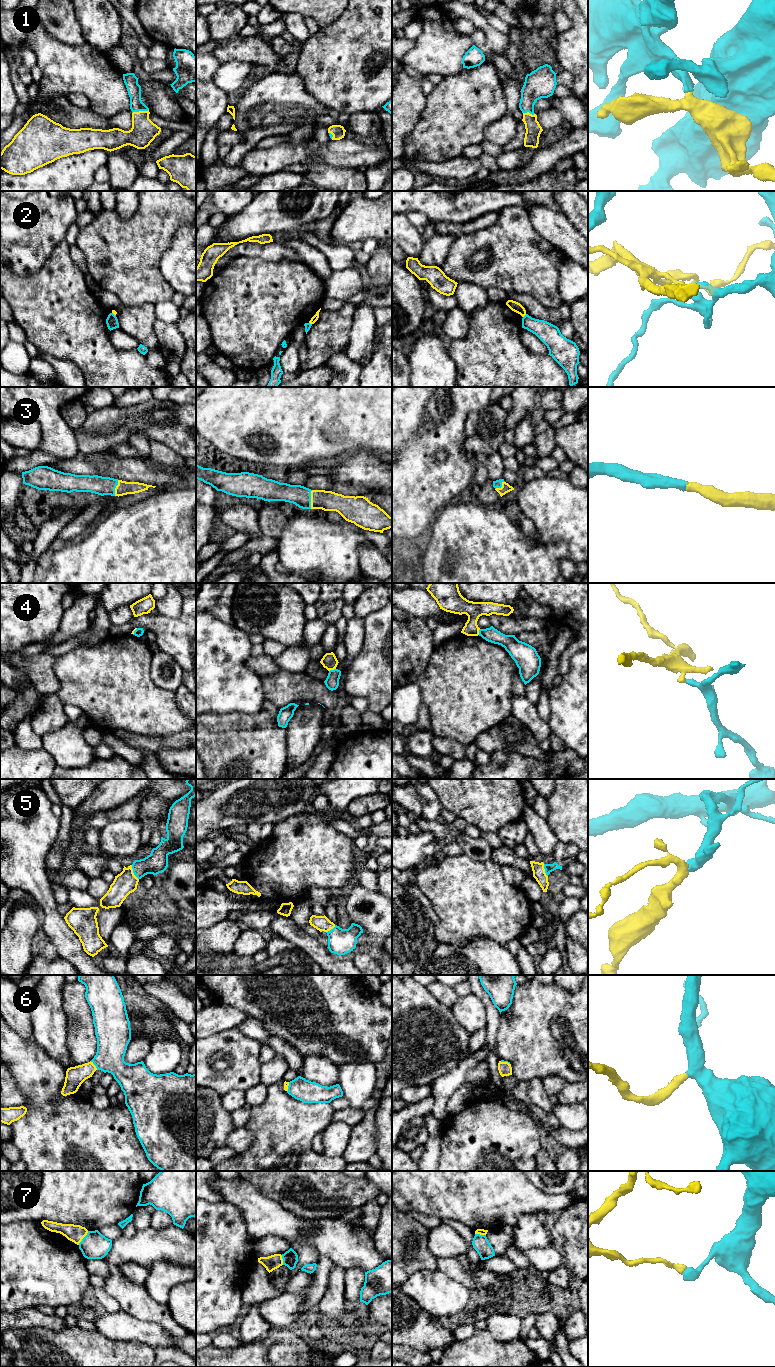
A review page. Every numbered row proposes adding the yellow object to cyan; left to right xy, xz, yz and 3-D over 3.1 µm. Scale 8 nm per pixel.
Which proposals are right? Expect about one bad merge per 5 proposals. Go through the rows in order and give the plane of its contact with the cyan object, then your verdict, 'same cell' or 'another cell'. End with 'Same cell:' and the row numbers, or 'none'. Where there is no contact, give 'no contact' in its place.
1: xy | same cell
2: yz | same cell
3: xz | same cell
4: xz | another cell
5: xy | same cell
6: xy | same cell
7: xy | another cell
Same cell: 1, 2, 3, 5, 6

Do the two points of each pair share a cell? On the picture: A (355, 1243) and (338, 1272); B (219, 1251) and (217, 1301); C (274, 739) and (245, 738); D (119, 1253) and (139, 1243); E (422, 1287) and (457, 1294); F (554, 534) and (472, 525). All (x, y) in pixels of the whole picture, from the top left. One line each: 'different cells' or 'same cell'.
A: different cells
B: same cell
C: same cell
D: same cell
E: same cell
F: same cell

